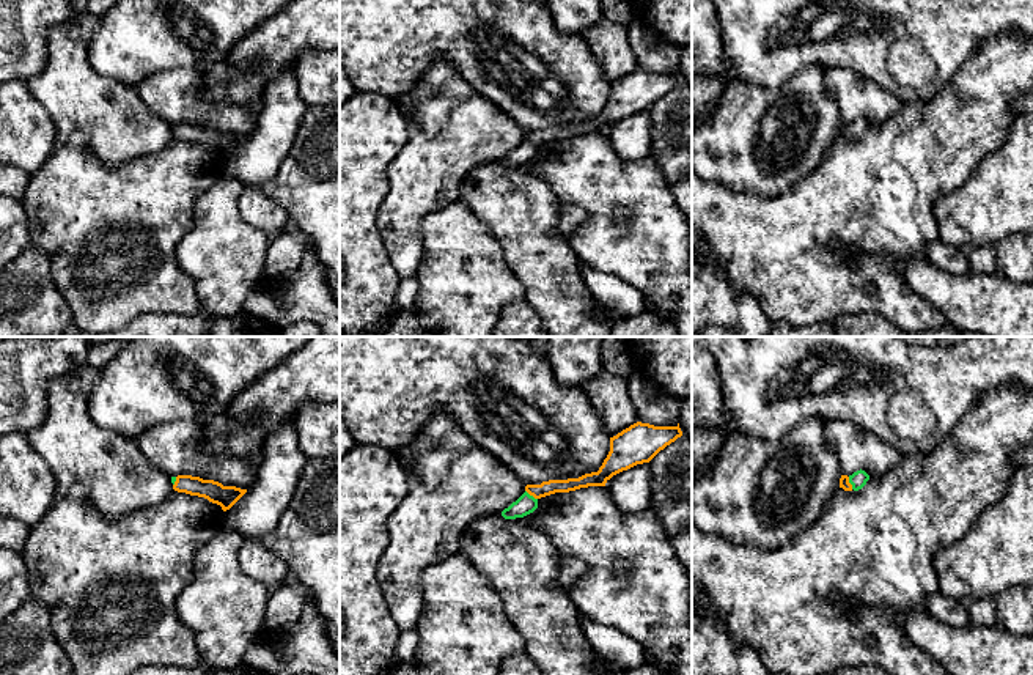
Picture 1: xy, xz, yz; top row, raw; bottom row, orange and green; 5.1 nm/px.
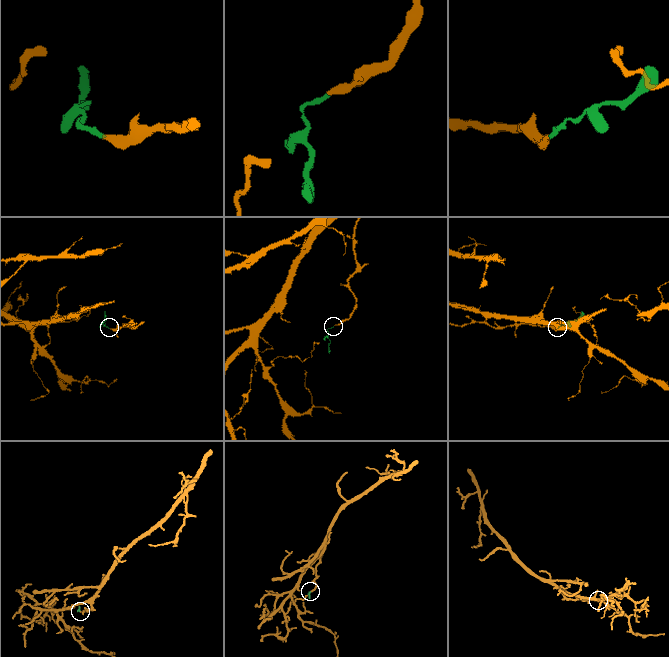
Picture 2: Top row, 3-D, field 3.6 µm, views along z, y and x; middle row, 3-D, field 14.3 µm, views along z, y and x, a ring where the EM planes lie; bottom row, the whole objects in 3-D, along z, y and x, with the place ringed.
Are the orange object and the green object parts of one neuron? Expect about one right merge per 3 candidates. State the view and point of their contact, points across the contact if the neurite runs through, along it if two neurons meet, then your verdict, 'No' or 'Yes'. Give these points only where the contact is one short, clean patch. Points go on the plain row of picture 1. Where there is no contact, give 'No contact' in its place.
Touches orange at xz (532, 142). Path across: xz (546, 136), (532, 142), (525, 151). Yes

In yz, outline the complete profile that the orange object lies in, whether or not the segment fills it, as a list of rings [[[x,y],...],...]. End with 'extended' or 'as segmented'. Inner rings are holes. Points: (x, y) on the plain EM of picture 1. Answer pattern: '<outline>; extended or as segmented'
[[[857,118],[852,123],[841,123],[840,126],[840,135],[843,135],[844,138],[858,138],[862,137],[866,129],[869,127],[869,123],[865,118]]]; extended

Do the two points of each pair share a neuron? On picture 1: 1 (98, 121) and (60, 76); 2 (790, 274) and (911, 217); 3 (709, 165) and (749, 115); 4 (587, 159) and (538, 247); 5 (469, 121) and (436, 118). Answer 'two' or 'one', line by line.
1: one
2: one
3: one
4: two
5: two

